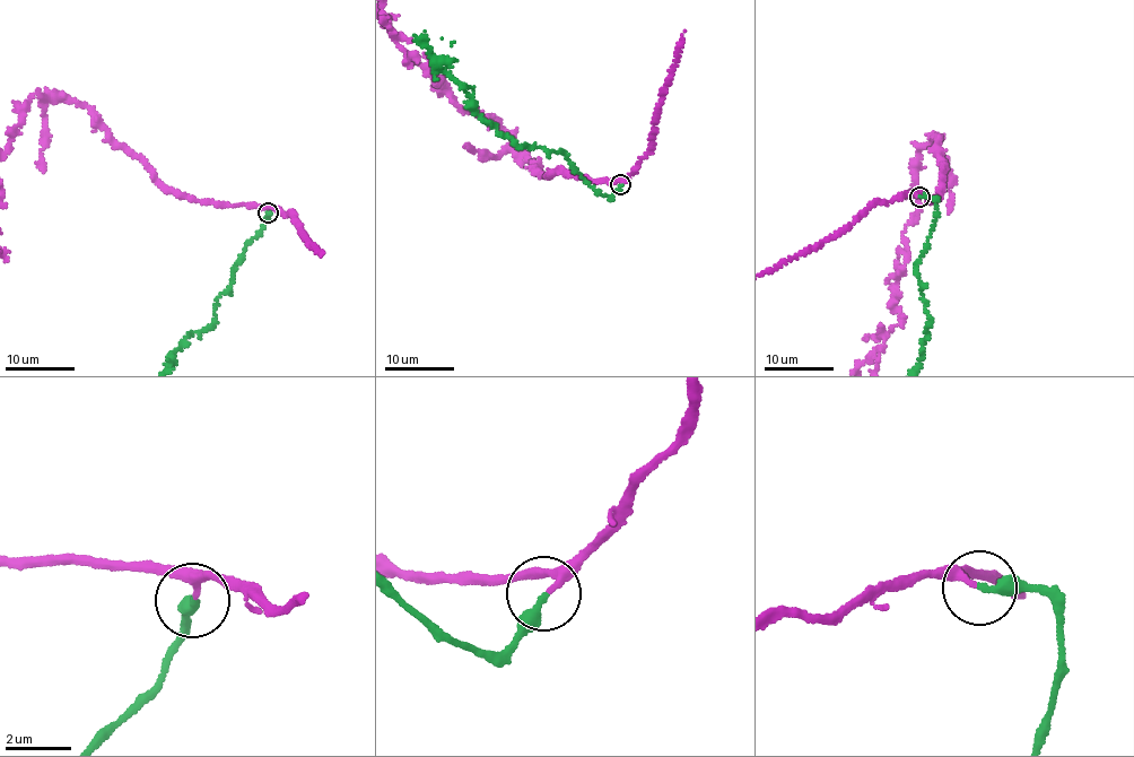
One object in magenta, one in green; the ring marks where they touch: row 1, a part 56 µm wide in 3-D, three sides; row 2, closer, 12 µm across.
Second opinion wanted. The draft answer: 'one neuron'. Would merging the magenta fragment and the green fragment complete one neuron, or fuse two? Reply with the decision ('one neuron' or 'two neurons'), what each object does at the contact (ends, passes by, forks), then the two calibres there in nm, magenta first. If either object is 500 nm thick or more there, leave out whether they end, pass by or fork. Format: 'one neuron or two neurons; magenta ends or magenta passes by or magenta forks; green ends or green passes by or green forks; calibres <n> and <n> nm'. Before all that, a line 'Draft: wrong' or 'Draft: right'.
Draft: right
one neuron; magenta passes by; green ends; calibres 170 and 300 nm

